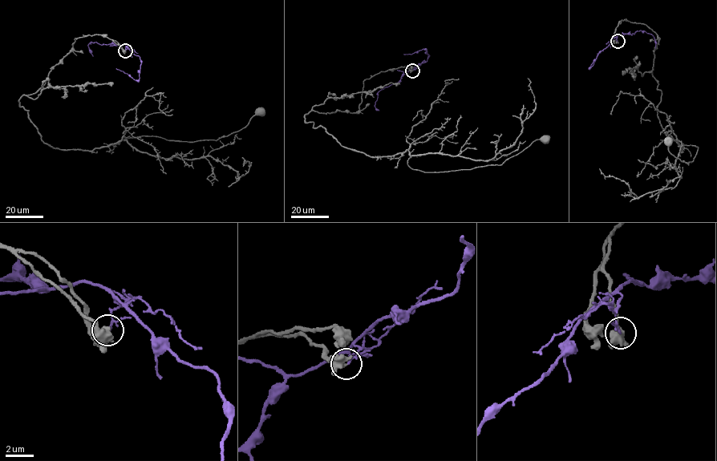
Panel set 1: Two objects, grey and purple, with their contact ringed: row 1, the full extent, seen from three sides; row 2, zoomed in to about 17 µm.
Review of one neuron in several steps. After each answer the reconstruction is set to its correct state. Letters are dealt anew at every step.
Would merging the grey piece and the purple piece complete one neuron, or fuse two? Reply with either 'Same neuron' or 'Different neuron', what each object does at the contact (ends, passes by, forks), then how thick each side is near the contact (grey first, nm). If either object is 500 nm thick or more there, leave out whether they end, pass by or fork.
Different neuron. At the ring grey forks. At the ring purple passes by. Thickness 360 nm (grey) against 110 nm

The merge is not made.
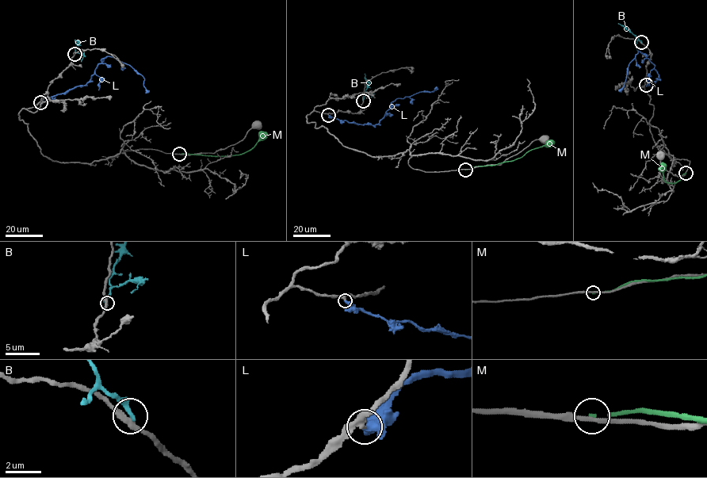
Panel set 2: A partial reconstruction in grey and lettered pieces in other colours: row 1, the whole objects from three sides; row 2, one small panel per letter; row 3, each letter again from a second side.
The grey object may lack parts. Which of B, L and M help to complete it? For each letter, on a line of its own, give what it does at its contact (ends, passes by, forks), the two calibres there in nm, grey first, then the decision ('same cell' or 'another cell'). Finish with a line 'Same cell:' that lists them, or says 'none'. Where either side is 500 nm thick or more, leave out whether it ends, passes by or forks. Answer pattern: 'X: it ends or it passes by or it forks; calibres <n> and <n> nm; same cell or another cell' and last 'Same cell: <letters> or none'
B: it ends; calibres 340 and 320 nm; another cell
L: it ends; calibres 280 and 400 nm; same cell
M: it ends; calibres 240 and 130 nm; another cell
Same cell: L

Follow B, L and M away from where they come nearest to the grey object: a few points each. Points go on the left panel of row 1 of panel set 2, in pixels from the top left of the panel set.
B: (74, 54), (79, 43), (74, 40)
L: (40, 102), (46, 97), (66, 93), (85, 85), (102, 59), (107, 56), (115, 57), (139, 73), (148, 92)
M: (179, 154), (238, 155), (253, 147), (265, 131)

